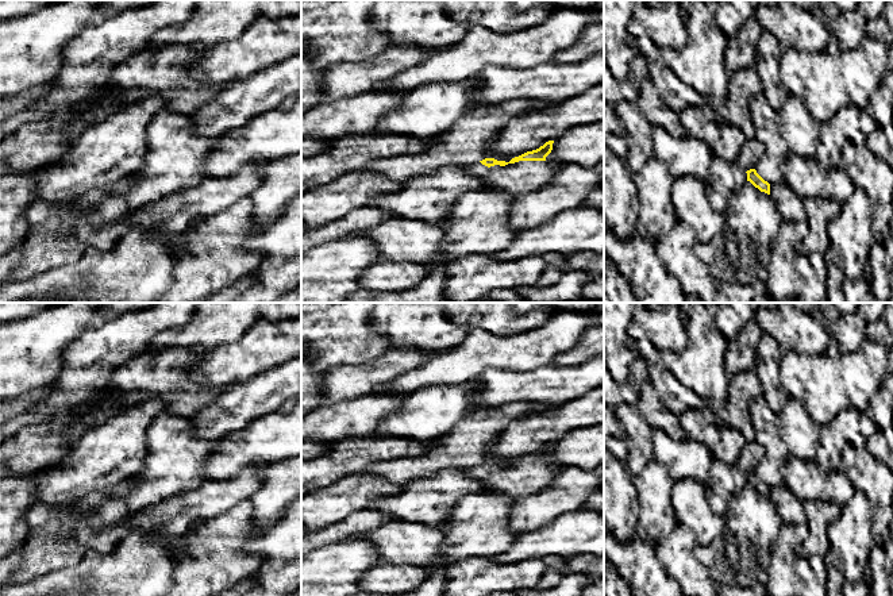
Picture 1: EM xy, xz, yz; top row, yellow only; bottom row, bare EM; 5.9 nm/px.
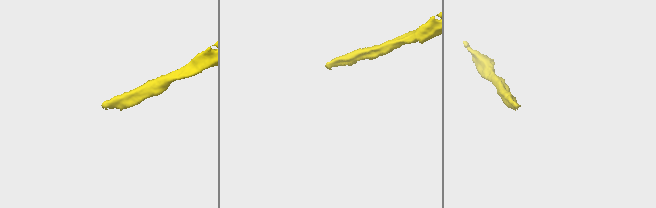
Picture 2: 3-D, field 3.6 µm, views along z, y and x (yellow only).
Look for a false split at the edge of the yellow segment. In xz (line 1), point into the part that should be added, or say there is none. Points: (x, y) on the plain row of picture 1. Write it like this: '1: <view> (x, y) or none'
1: xz (520, 480)

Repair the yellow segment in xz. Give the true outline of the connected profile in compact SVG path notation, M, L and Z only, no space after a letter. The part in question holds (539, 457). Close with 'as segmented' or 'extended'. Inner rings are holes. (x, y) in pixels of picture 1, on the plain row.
M548 443L509 465L485 461L466 469L466 473L482 484L482 492L507 493L513 499L538 493L554 482L561 473L546 464L553 446L554 443Z | extended

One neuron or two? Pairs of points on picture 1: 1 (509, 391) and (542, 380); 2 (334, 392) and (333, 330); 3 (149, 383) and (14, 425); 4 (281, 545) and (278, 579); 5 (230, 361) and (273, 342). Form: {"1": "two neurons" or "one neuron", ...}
{"1": "one neuron", "2": "two neurons", "3": "two neurons", "4": "one neuron", "5": "one neuron"}

